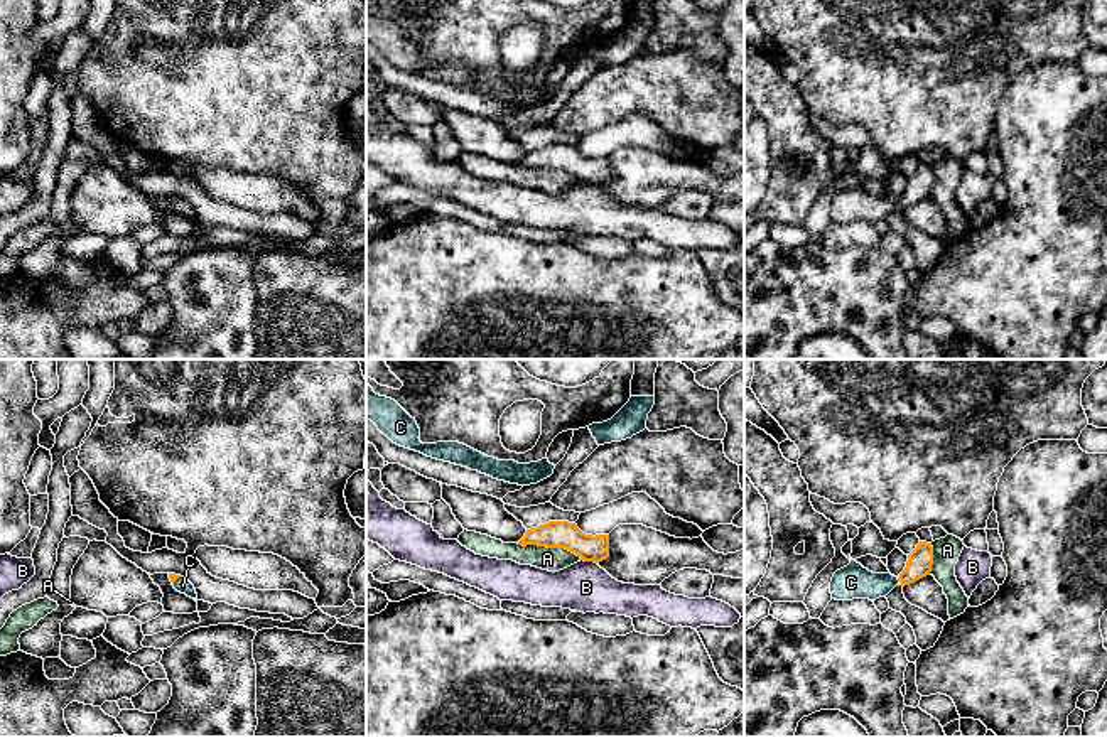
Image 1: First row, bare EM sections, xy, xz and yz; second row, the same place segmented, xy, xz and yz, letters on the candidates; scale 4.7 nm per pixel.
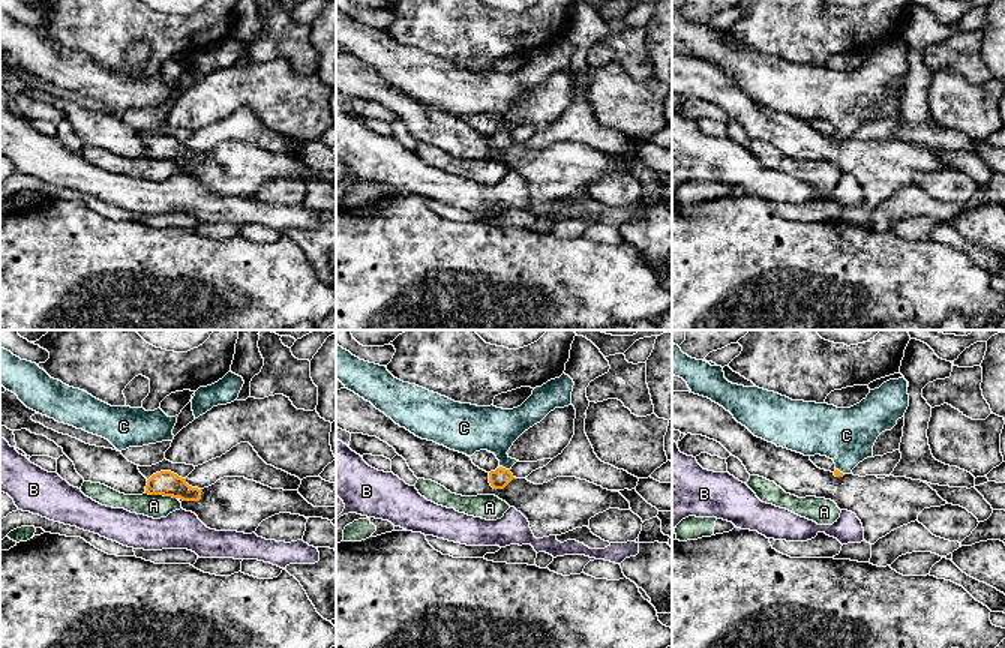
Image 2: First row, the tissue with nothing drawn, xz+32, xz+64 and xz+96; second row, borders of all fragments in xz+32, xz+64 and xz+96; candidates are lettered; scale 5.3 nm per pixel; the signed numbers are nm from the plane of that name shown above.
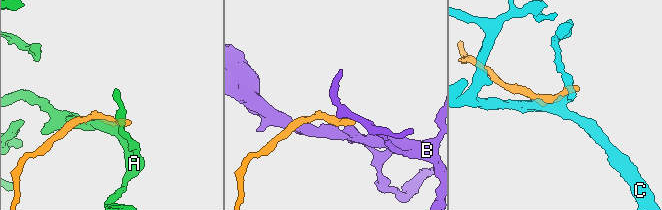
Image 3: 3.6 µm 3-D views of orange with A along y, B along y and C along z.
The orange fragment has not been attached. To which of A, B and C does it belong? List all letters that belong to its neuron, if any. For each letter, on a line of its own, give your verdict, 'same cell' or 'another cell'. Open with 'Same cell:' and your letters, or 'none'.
Same cell: C
A: another cell
B: another cell
C: same cell

